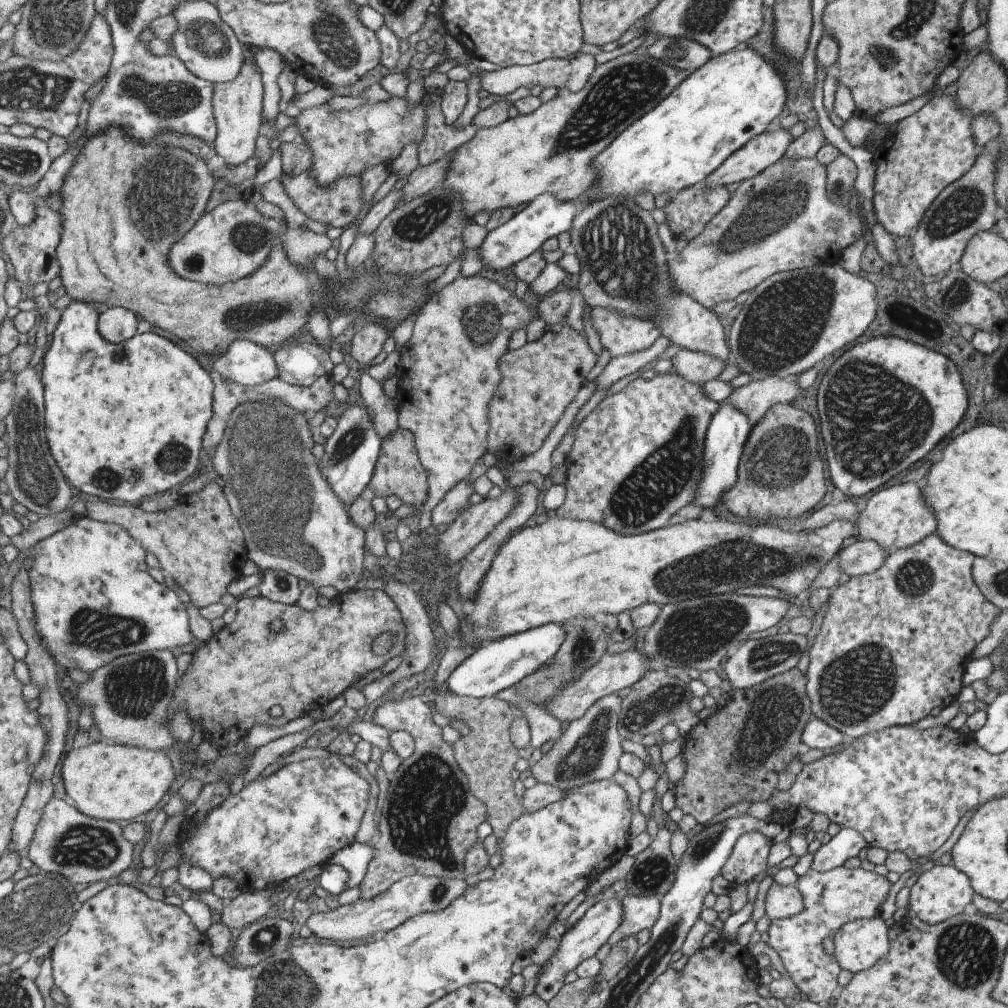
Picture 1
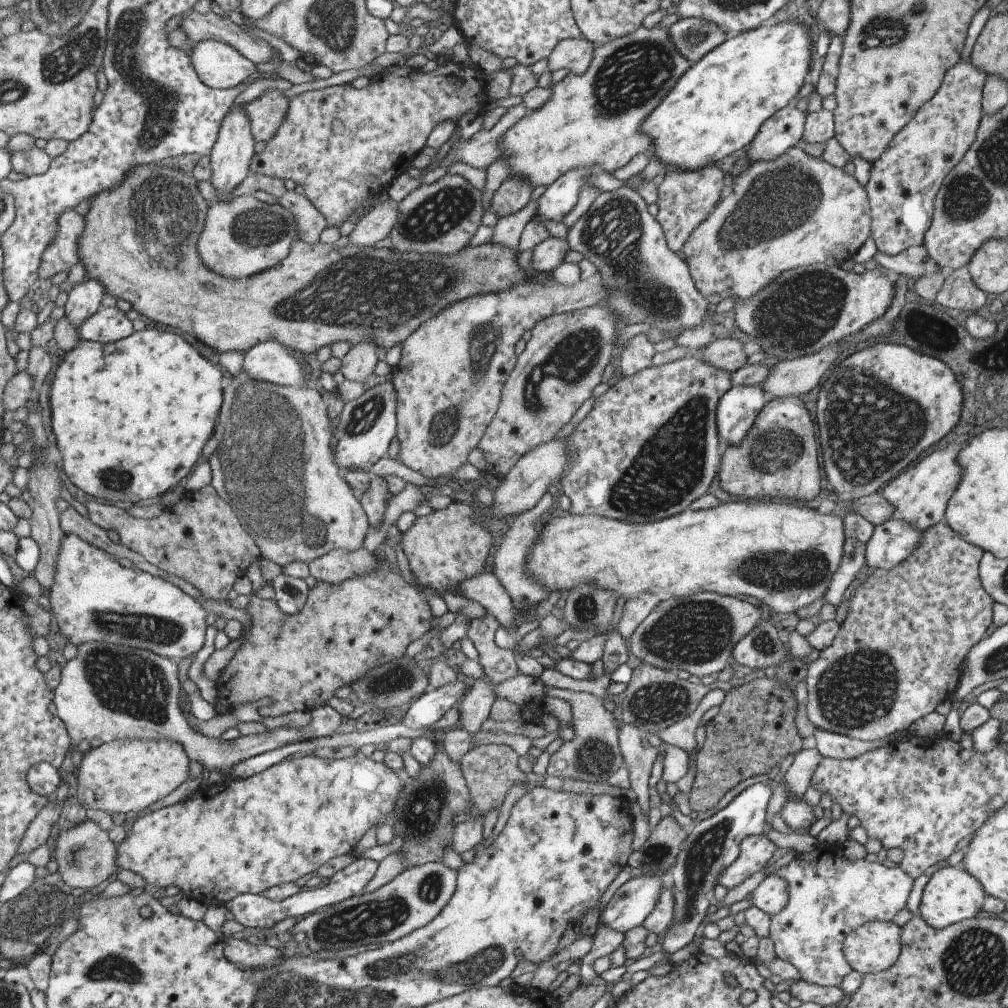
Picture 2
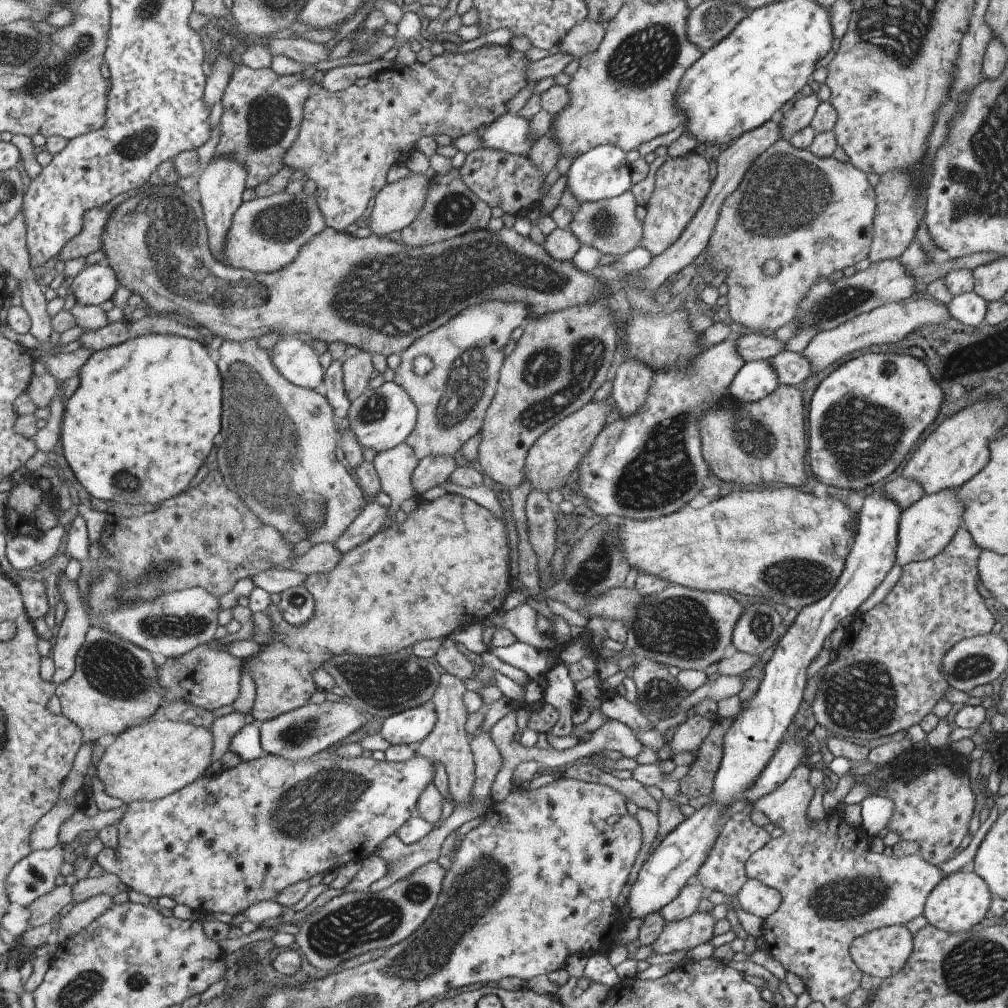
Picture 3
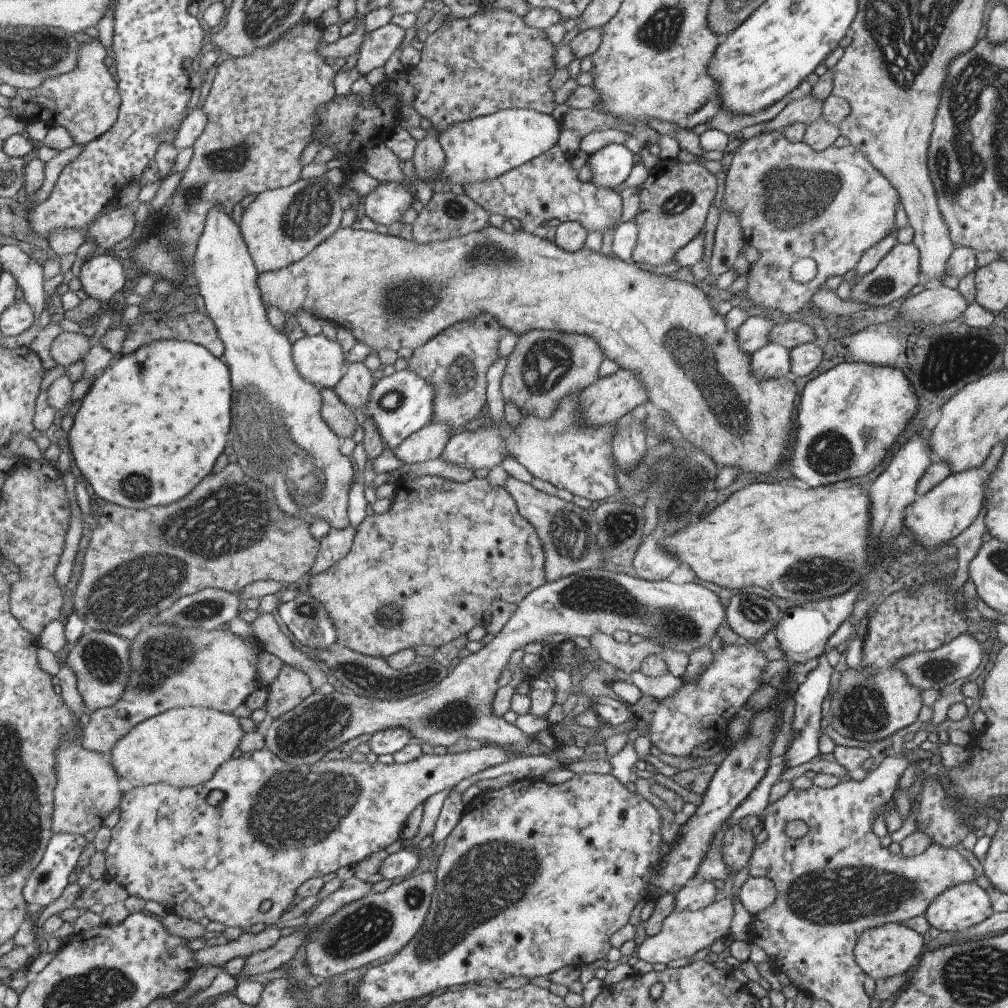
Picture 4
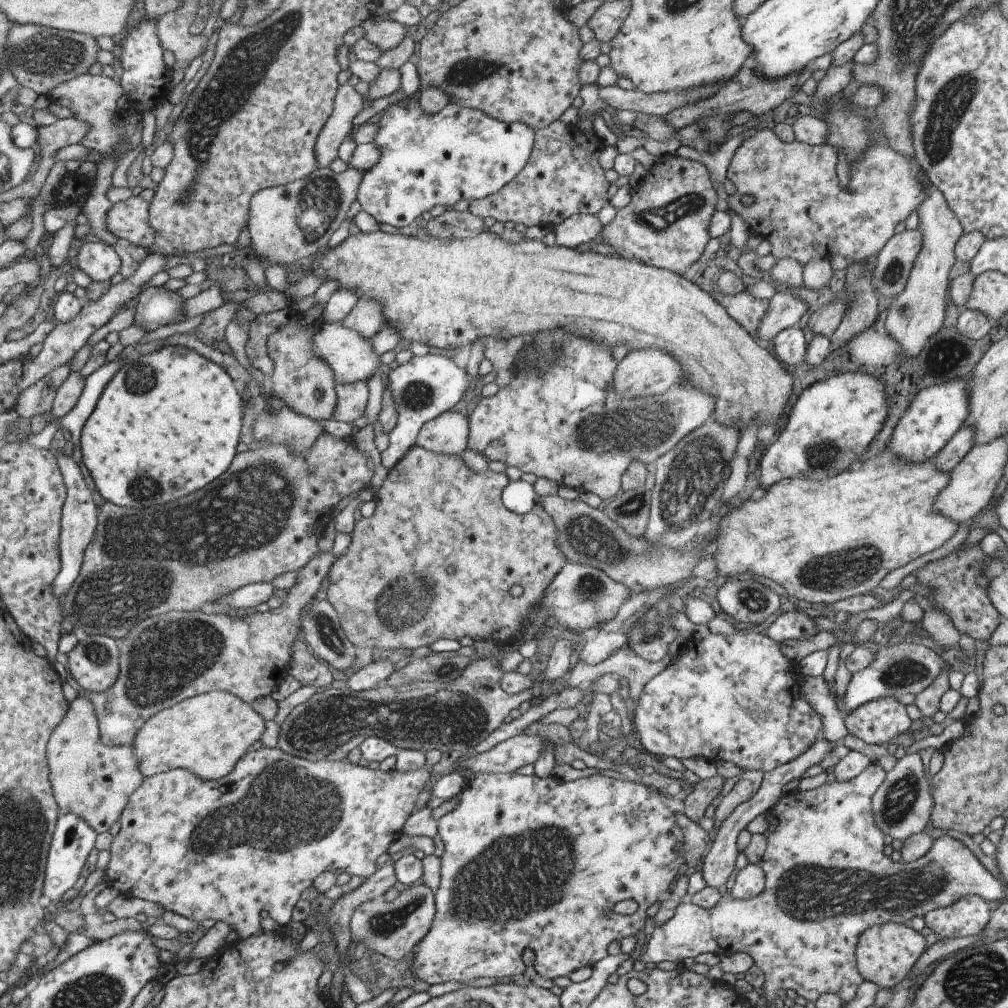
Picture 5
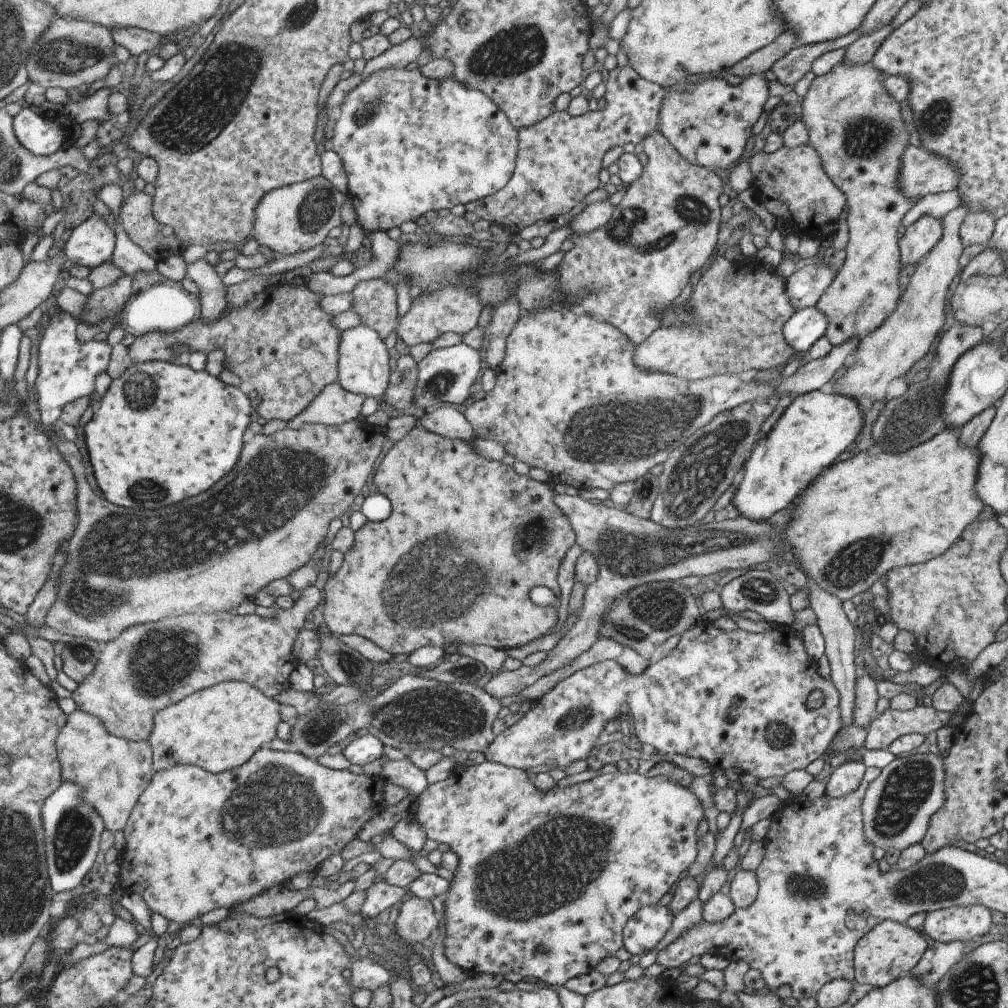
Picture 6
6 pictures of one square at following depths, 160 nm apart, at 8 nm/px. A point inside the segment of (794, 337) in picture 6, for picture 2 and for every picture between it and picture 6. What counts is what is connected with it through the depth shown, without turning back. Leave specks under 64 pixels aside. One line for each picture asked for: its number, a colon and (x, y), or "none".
2: (735, 412)
3: (754, 380)
4: (770, 362)
5: (789, 346)

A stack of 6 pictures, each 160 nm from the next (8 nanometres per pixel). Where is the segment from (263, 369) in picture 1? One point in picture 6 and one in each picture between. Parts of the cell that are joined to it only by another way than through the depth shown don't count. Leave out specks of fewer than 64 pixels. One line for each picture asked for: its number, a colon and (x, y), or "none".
2: (267, 361)
3: (296, 362)
4: (319, 361)
5: (349, 356)
6: (363, 364)

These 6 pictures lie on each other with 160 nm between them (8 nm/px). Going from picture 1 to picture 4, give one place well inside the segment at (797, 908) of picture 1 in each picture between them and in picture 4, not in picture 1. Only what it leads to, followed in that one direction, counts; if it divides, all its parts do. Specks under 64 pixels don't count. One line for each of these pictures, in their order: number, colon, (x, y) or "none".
2: (770, 896)
3: (753, 897)
4: (756, 893)

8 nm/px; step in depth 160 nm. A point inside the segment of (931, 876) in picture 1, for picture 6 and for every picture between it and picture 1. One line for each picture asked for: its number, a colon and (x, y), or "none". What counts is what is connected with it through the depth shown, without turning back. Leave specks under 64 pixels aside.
2: (950, 896)
3: (958, 901)
4: (963, 905)
5: (967, 916)
6: (952, 923)

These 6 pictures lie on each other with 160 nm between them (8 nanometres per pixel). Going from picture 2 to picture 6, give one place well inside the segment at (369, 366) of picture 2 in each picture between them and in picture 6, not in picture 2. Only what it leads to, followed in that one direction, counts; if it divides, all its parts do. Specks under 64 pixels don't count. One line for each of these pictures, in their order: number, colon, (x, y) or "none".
3: (356, 370)
4: (353, 388)
5: (351, 398)
6: (333, 406)

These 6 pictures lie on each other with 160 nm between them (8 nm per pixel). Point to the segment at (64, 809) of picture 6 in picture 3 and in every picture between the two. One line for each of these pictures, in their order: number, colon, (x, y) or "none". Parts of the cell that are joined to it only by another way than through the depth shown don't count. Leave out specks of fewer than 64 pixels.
3: (36, 875)
4: (48, 881)
5: (74, 838)

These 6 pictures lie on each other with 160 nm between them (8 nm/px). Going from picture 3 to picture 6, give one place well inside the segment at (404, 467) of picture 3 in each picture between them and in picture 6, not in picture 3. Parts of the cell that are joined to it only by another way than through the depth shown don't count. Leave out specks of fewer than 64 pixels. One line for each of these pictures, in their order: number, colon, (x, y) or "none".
4: (426, 443)
5: (446, 434)
6: (445, 420)

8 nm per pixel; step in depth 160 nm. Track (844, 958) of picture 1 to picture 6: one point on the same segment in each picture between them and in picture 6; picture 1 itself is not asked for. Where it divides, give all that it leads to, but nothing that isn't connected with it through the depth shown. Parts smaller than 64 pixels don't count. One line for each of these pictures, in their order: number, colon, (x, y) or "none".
2: (872, 948)
3: (879, 953)
4: (882, 952)
5: (884, 953)
6: (888, 951)

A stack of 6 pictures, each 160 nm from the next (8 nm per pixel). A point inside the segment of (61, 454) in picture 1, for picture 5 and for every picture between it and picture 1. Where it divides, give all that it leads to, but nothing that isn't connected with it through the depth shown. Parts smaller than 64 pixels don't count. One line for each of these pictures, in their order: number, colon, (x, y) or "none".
2: (130, 417)
3: (141, 422)
4: (151, 425)
5: (166, 425)

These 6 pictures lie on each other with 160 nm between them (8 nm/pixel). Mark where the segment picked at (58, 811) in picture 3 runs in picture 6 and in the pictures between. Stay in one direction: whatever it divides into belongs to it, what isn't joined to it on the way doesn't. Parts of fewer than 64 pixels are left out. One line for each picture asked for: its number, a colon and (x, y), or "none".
4: (88, 789)
5: (93, 781)
6: (113, 772)

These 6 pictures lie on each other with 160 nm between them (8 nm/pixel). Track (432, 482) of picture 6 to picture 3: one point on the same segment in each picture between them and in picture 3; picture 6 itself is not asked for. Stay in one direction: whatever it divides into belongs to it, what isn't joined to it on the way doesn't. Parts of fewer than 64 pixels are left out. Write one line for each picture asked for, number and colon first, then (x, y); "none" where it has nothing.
3: (445, 565)
4: (425, 572)
5: (401, 583)

